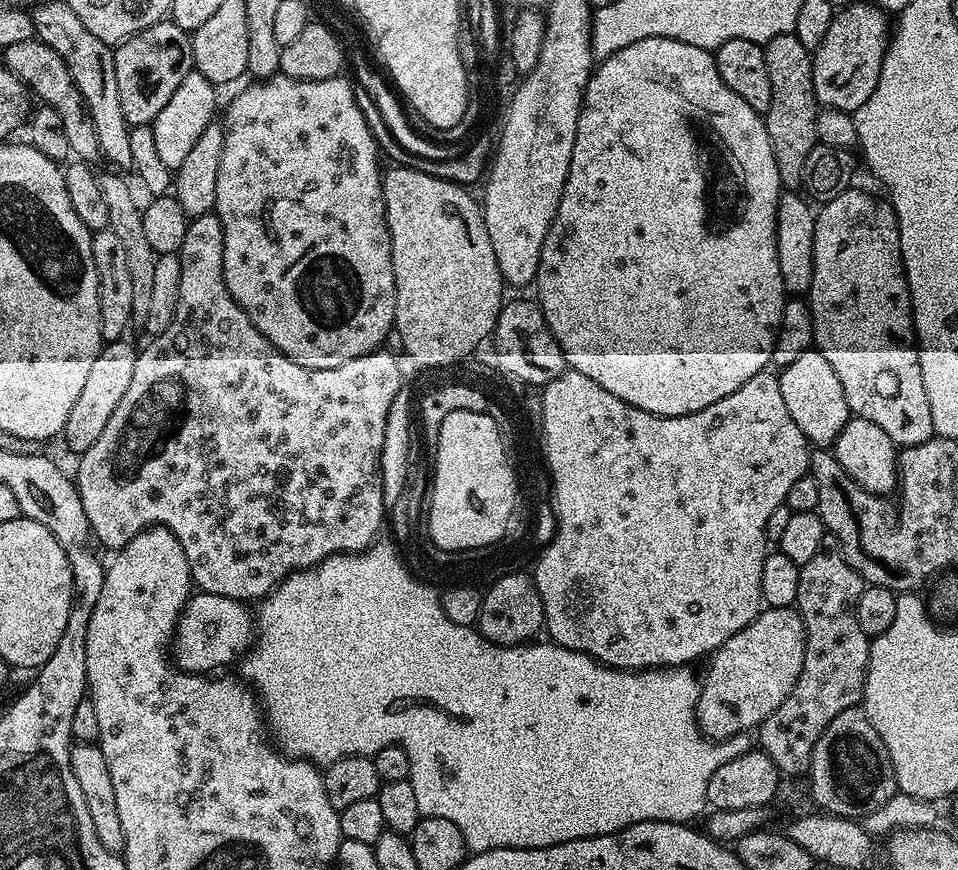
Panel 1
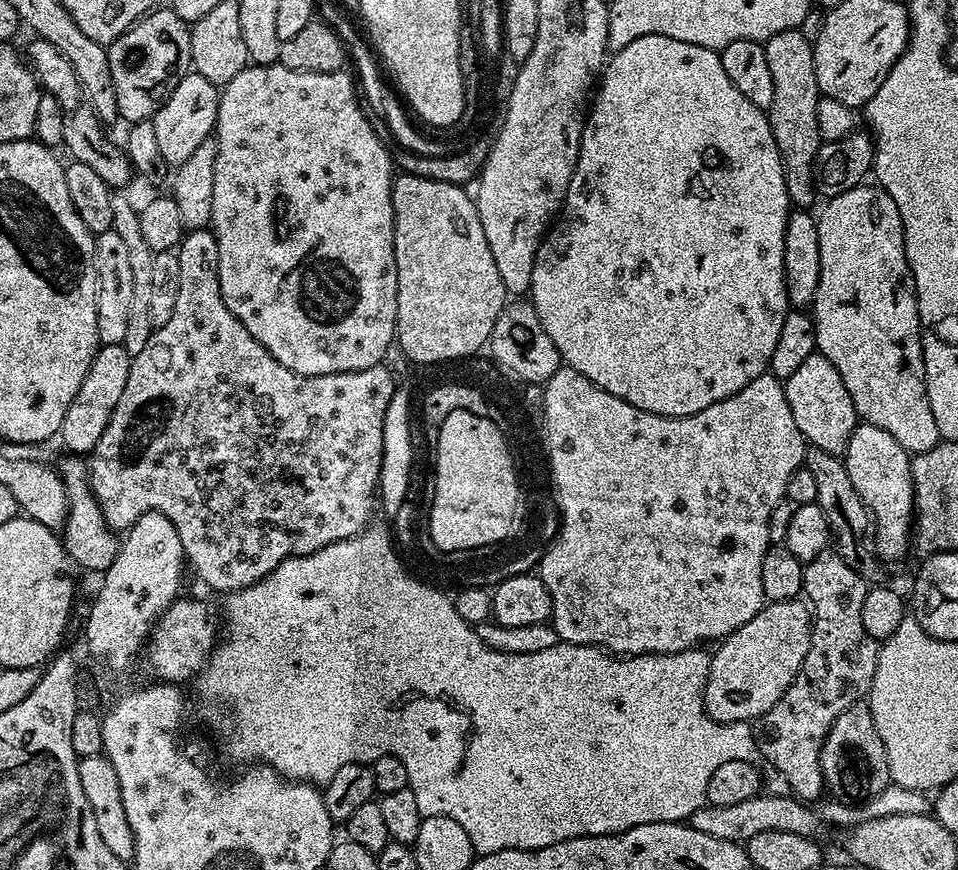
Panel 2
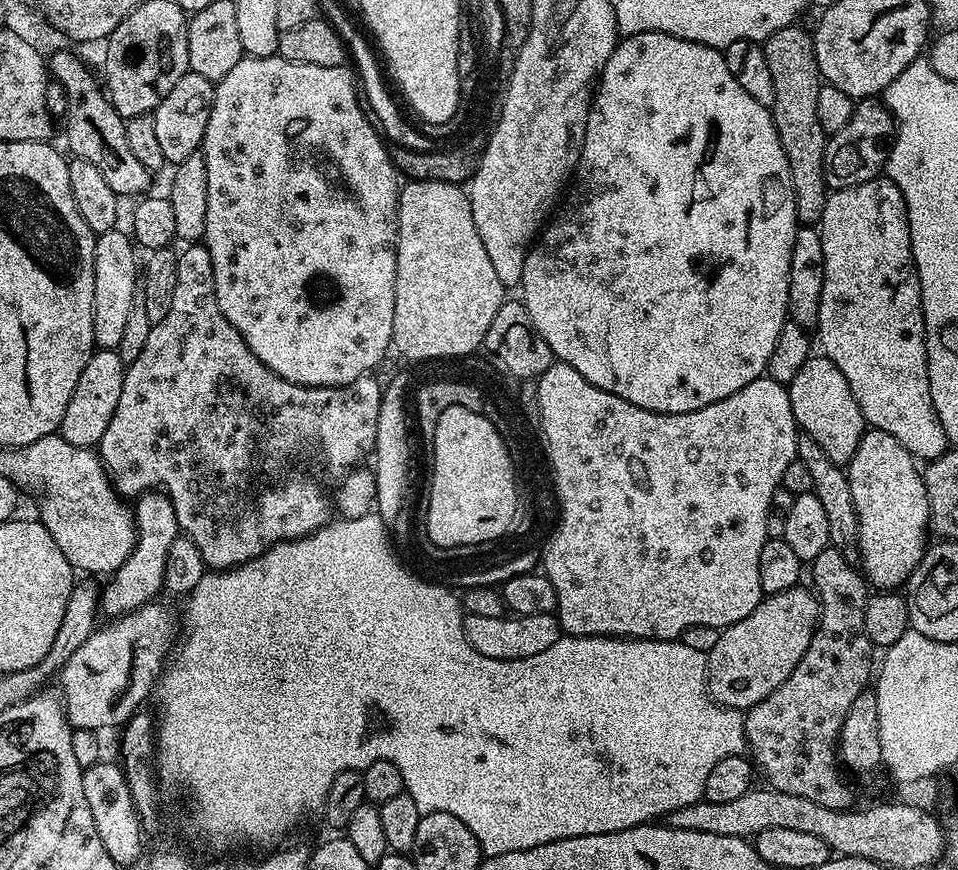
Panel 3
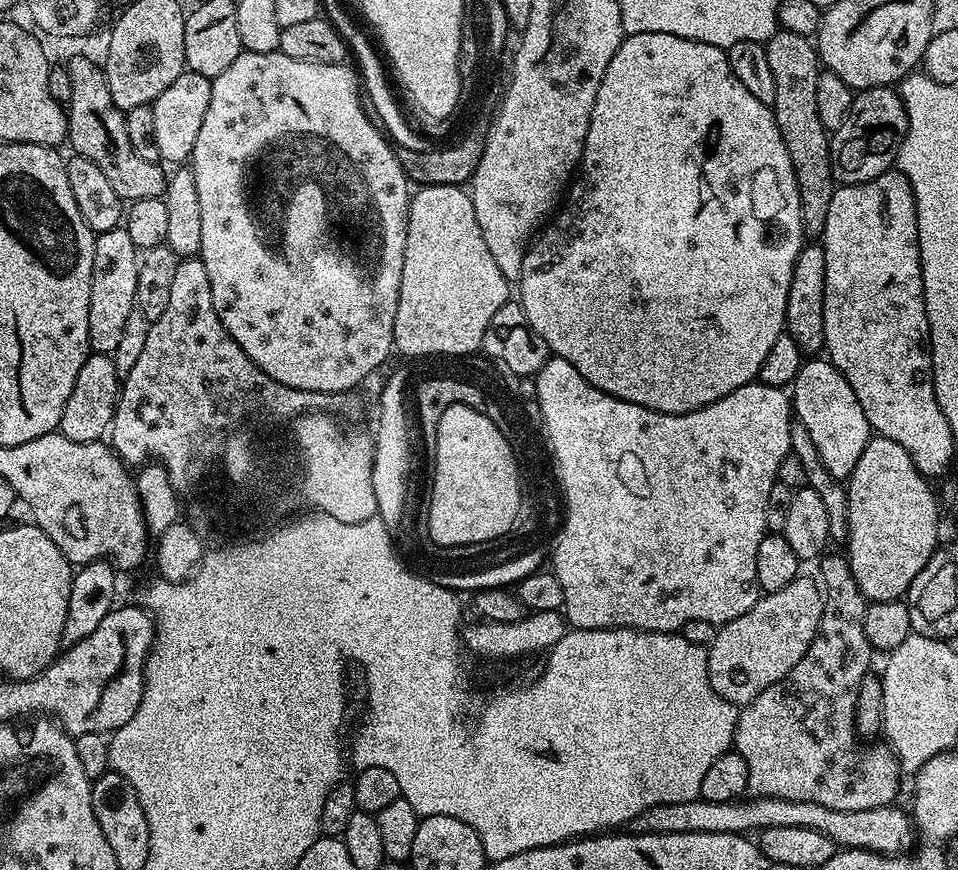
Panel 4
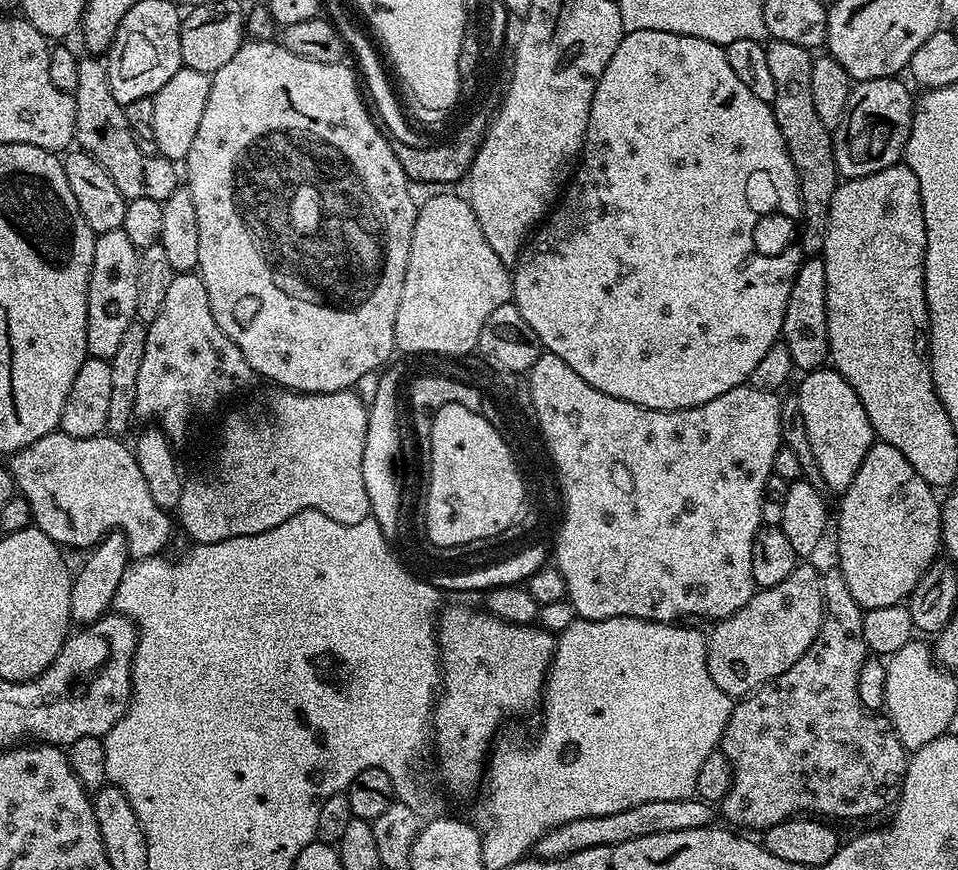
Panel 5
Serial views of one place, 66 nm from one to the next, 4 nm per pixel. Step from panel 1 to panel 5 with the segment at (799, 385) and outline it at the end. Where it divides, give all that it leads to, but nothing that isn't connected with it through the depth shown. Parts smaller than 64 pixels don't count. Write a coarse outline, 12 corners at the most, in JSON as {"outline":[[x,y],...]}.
{"outline":[[831,366],[794,392],[825,489],[854,482],[874,433]]}

